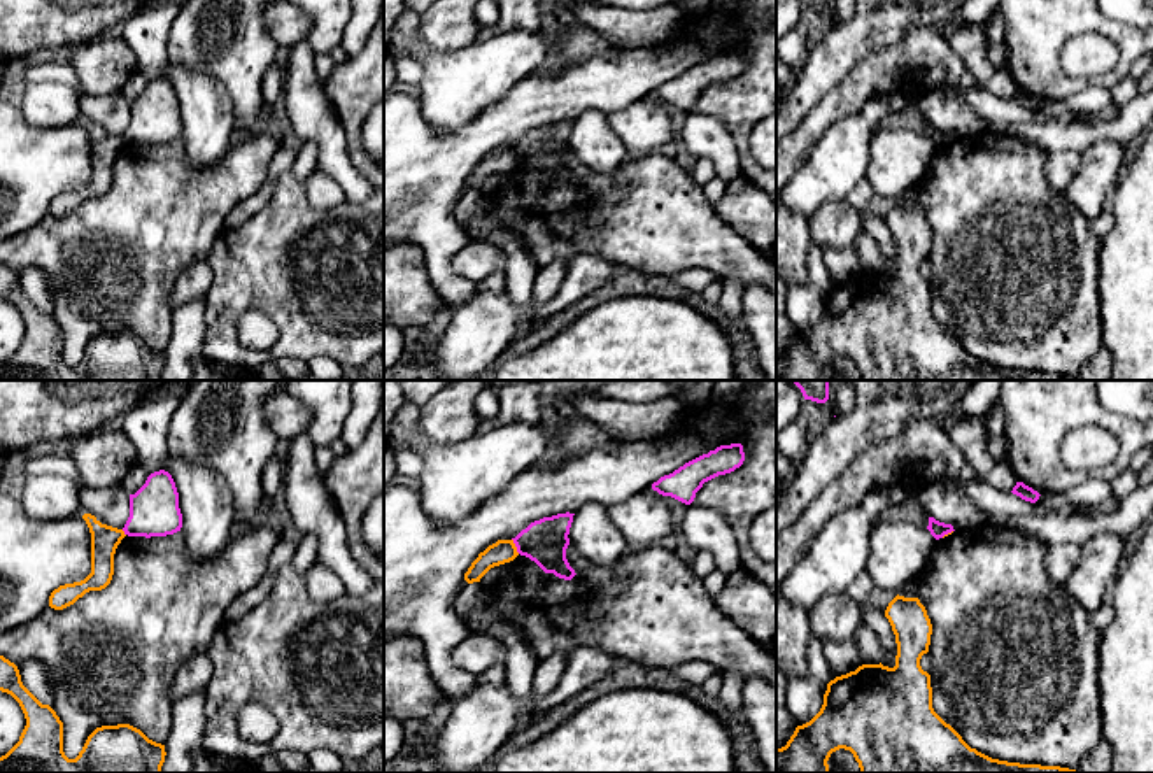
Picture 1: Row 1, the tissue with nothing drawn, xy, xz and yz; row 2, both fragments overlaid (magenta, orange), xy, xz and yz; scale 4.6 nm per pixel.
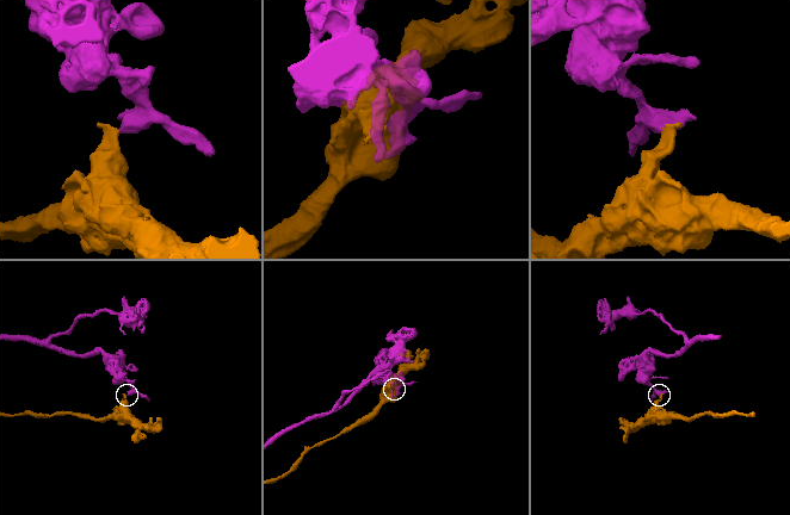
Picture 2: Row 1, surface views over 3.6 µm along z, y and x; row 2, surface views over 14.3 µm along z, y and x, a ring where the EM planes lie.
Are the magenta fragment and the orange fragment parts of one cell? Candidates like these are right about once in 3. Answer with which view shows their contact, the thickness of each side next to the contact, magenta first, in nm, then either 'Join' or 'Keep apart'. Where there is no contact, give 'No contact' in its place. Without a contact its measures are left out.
Touches magenta in xz. Thickness 200 nm (magenta) against 110 nm. Keep apart

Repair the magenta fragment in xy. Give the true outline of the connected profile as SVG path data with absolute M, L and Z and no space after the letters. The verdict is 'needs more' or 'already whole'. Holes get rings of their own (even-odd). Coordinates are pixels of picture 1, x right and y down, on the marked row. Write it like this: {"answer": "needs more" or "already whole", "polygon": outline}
{"answer": "already whole", "polygon": "M154 472L145 484L130 494L130 517L123 528L128 536L166 536L180 531L182 514L172 475Z"}

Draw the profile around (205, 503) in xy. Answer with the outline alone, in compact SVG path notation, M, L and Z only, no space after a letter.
M168 454L163 461L179 493L187 552L195 559L221 554L233 540L235 510L224 479L212 468Z

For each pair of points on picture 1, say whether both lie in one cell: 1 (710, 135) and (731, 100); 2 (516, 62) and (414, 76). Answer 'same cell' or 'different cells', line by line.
1: different cells
2: different cells

